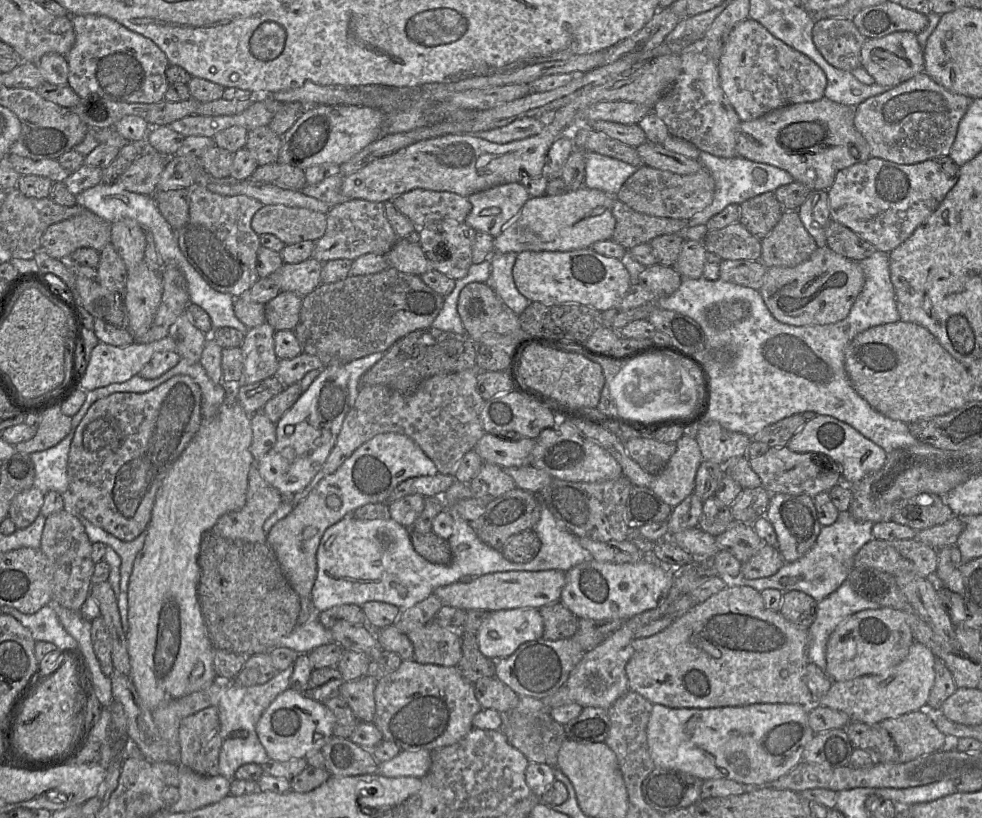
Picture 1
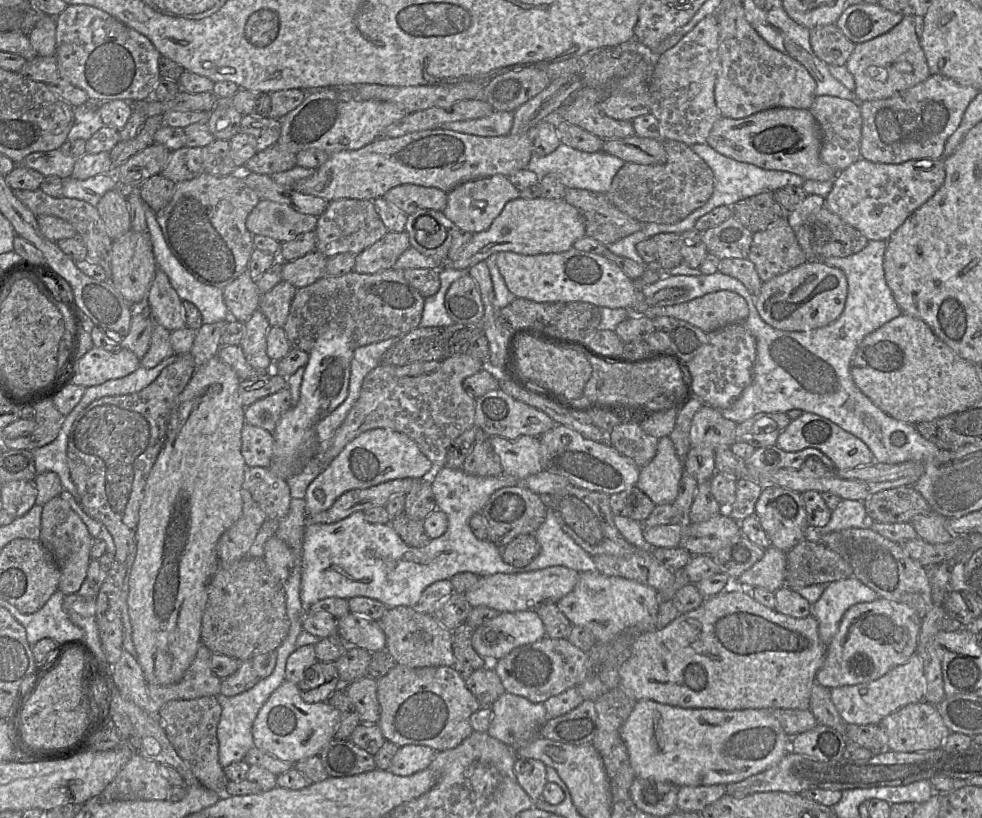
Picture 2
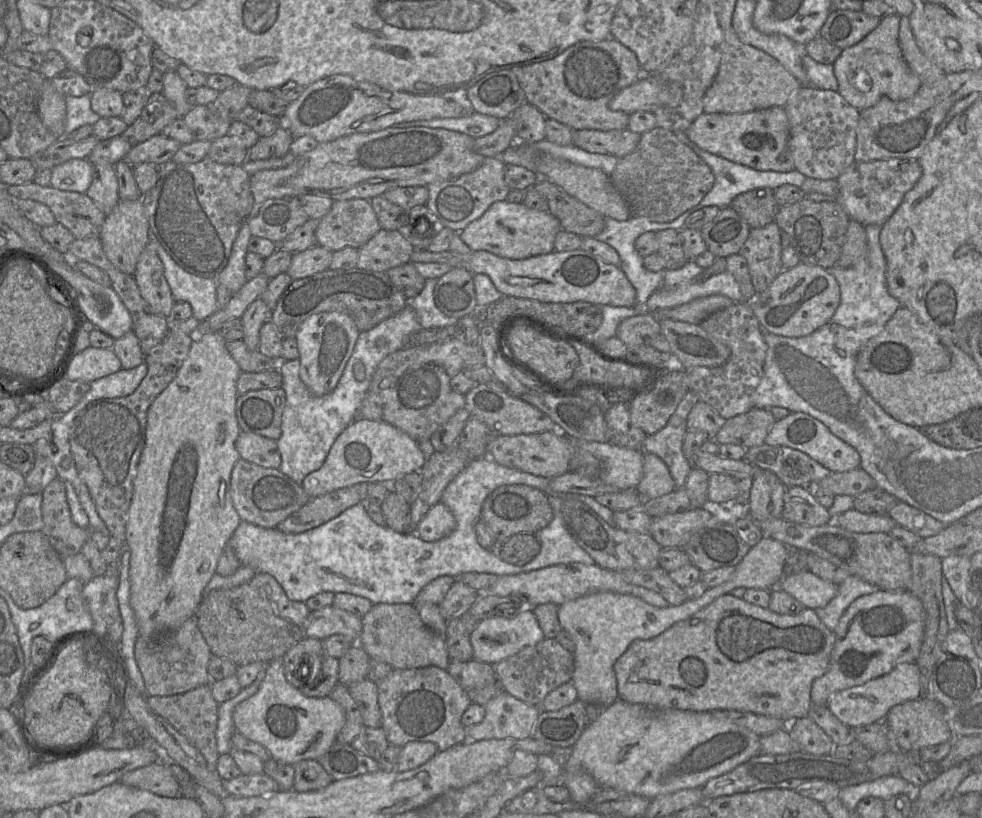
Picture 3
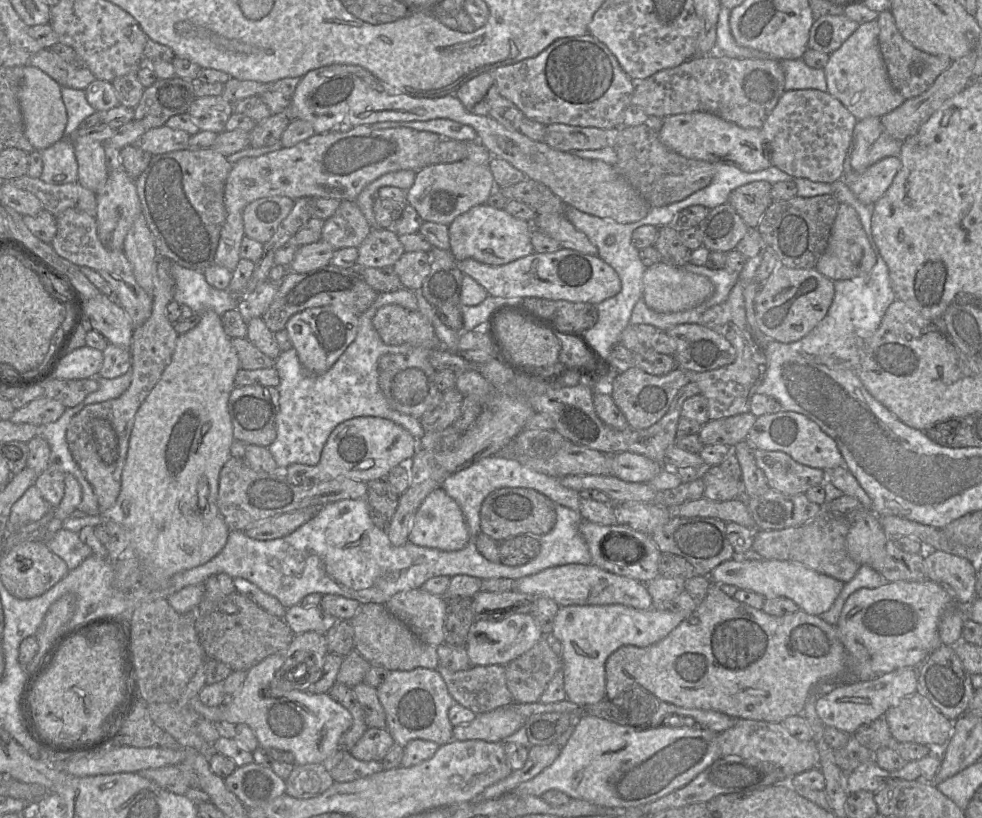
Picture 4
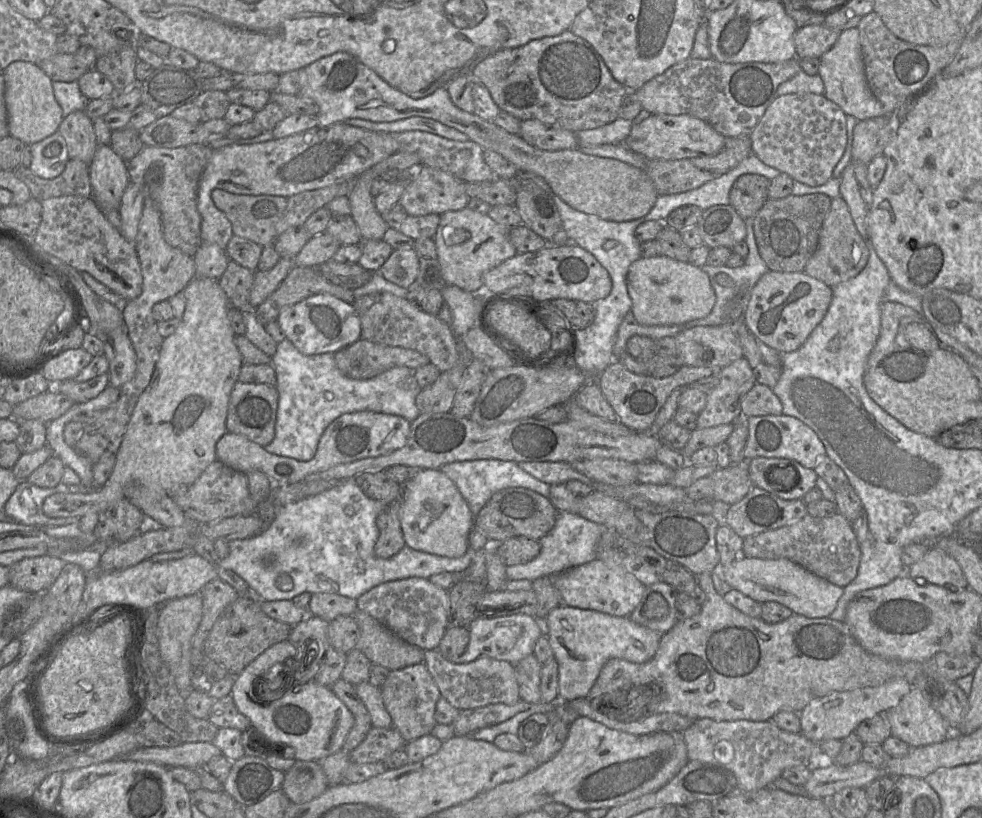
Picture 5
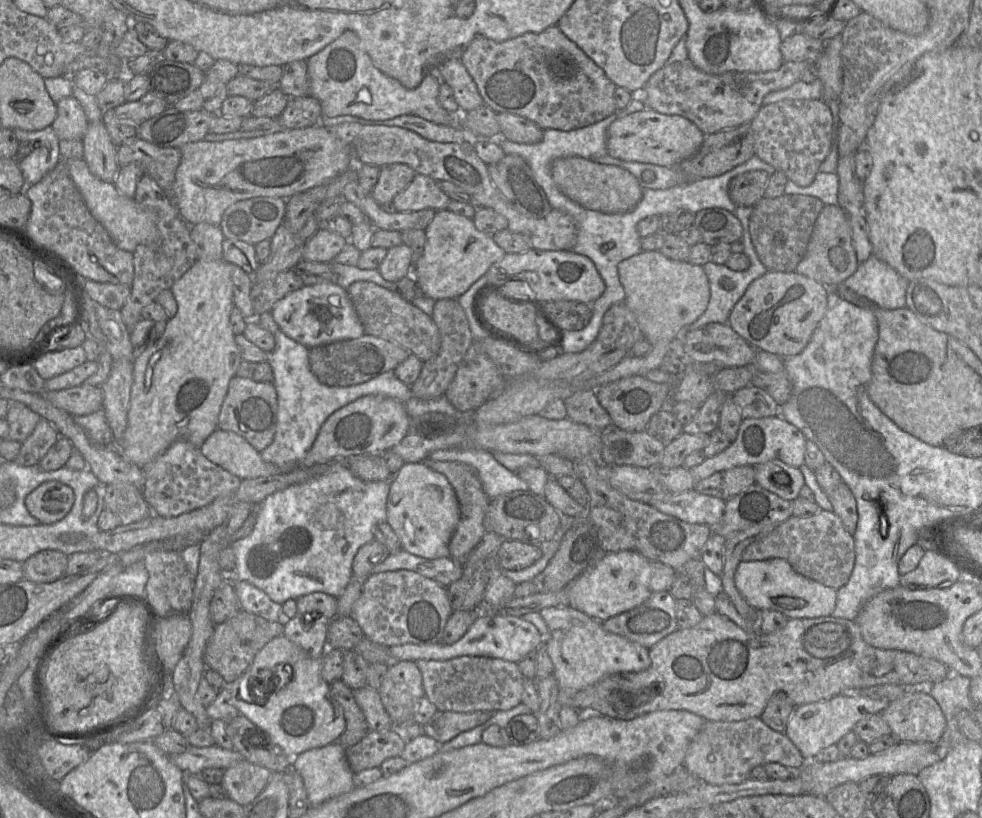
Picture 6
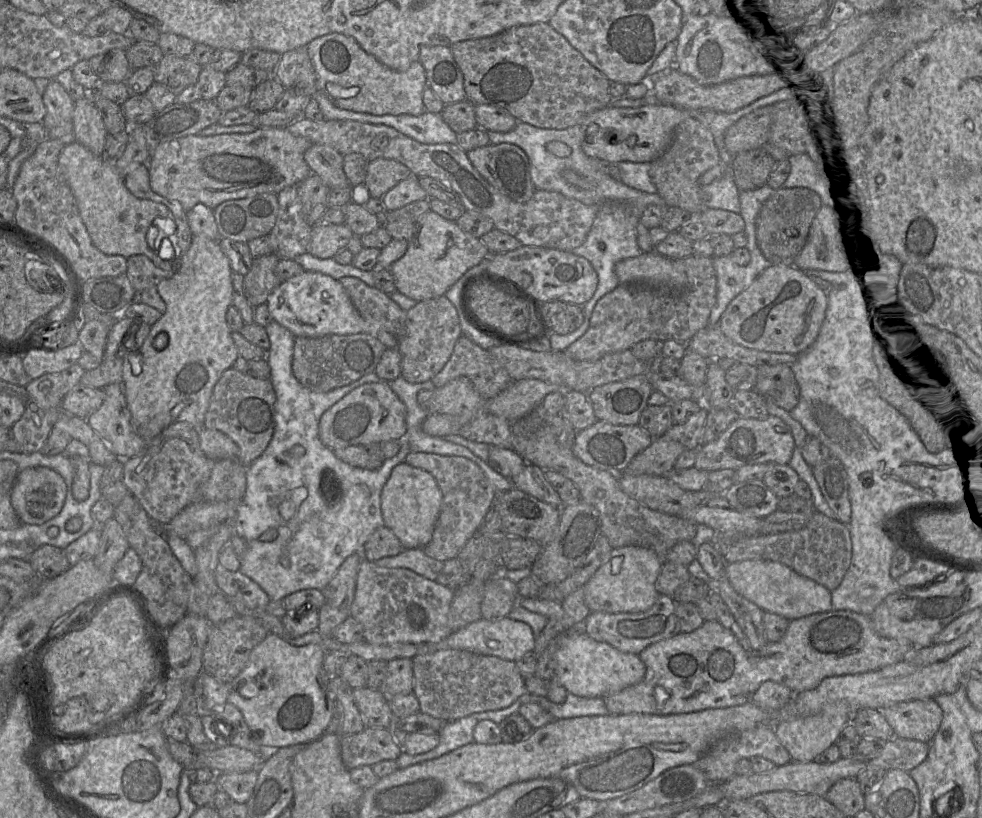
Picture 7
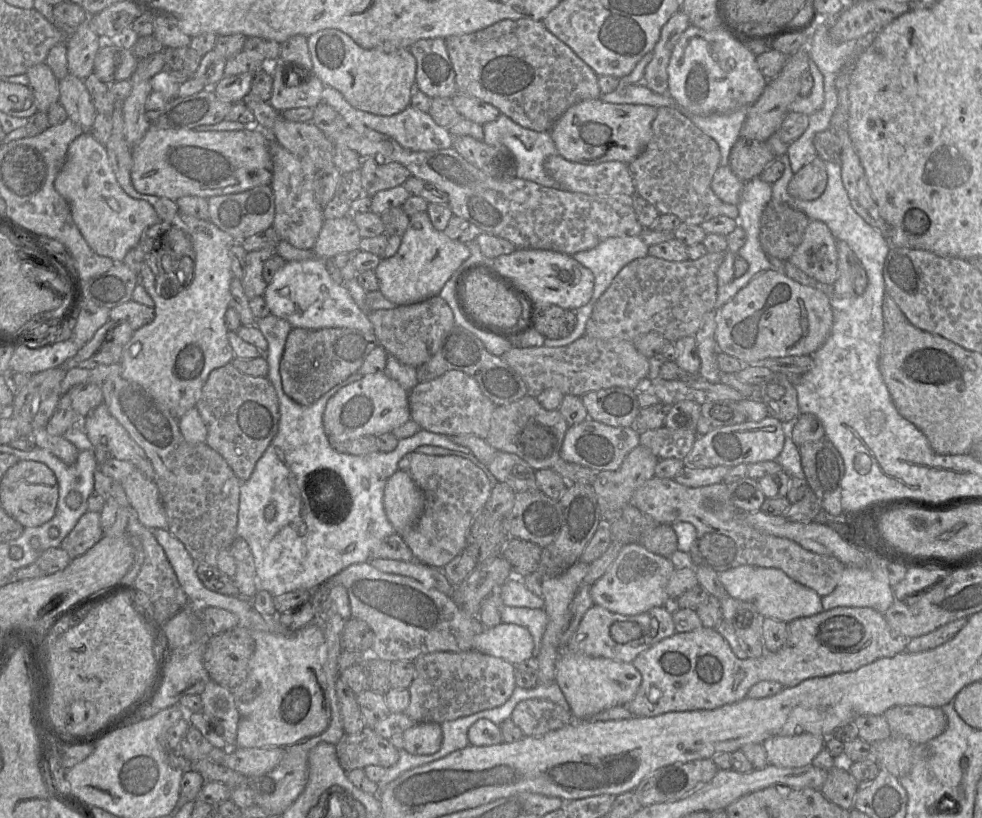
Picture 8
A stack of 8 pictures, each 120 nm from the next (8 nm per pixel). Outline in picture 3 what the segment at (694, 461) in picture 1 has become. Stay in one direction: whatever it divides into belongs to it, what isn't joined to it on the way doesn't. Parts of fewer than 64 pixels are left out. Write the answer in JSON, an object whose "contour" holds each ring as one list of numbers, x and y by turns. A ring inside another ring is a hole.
{"contour":[[644,453,643,475,635,488,643,499,663,496,675,488,675,481,665,462,655,454]]}

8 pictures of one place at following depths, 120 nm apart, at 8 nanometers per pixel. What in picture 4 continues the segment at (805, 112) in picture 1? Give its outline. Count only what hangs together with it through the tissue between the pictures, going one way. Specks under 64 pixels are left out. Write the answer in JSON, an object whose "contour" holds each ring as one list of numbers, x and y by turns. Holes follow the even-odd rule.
{"contour":[[692,112,664,118,658,129,661,142,688,159,733,165,745,172,756,172,772,166,758,128,742,128,707,112]]}

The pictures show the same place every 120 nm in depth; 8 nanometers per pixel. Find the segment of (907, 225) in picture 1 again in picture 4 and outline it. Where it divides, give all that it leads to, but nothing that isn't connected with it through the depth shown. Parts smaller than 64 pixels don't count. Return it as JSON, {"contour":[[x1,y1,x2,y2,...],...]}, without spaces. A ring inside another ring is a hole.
{"contour":[[889,156,862,172,847,172,842,180,860,202,872,206,888,190,900,167,899,156]]}

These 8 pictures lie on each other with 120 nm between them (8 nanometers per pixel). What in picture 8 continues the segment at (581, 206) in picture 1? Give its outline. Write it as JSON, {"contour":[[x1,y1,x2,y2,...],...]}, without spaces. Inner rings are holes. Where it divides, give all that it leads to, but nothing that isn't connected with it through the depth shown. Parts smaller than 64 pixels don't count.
{"contour":[[426,211,417,212,409,216,409,225,402,236,398,251,390,258,381,259,374,270,379,280,379,291,397,306,416,304,437,296,452,274,470,257,470,254,467,244,454,241,443,231,436,230]]}

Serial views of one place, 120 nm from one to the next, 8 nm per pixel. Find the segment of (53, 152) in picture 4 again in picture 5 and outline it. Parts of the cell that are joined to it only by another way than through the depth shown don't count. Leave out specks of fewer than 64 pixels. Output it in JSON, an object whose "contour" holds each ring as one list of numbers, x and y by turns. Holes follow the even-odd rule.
{"contour":[[59,131,28,147,32,153,32,161,29,169,35,175,44,179,52,179,59,176,70,159,65,139],[52,143,58,143,61,151,57,156,47,157,44,154,44,150]]}

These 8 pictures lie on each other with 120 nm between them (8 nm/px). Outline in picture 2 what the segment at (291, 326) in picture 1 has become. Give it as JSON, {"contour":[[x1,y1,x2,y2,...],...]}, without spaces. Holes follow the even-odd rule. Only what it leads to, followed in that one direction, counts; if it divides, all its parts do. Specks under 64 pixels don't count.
{"contour":[[282,280,270,291,261,295,259,309,271,326,283,328,296,290,292,284]]}

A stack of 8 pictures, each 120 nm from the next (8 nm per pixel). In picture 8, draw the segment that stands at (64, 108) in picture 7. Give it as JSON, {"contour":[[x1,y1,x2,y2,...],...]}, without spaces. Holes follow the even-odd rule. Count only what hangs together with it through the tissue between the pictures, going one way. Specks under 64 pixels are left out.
{"contour":[[45,62,30,67,25,75,38,111,47,112,52,104,59,101,59,80]]}

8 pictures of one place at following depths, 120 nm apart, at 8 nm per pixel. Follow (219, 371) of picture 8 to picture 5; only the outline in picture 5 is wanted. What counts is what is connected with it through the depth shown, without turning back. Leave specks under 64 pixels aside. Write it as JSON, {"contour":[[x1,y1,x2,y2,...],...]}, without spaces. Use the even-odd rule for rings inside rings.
{"contour":[[237,381,230,394,226,429,230,433,242,435,264,447,268,445,275,436,277,408,278,391,275,386]]}

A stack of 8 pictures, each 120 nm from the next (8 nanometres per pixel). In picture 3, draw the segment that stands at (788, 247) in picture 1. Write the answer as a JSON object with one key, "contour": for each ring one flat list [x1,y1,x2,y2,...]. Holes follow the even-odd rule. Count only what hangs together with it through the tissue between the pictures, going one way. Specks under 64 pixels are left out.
{"contour":[[774,221,750,230,739,254,747,261,756,295,765,291,784,270,781,253,782,233]]}

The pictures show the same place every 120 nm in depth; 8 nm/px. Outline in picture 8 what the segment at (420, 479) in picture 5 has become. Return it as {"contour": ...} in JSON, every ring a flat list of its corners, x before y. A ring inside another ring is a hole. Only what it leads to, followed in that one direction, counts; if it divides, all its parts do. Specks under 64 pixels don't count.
{"contour":[[397,470,388,480,384,490,384,508,396,533,411,528,424,510,422,491,404,471]]}

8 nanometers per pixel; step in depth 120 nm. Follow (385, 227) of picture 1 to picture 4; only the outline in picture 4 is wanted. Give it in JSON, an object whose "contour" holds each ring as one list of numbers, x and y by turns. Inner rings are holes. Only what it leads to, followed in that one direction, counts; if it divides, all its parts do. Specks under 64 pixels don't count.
{"contour":[[341,201,335,214,324,222,322,240,335,250,359,248,372,230,355,201]]}

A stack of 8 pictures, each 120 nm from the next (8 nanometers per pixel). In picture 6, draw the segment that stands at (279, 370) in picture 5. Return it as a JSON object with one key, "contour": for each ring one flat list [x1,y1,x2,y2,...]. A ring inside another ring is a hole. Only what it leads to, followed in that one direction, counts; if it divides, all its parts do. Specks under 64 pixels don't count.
{"contour":[[281,330,274,334,275,347,269,354,268,362,273,369,273,385,277,393,277,425,272,443,260,452,261,458,281,470,298,467,312,447,318,431,325,420,336,410,367,395,384,395,402,403,412,395,410,386,397,378,394,371,357,385,347,387,327,386,320,383,309,367,309,349,289,338]]}

